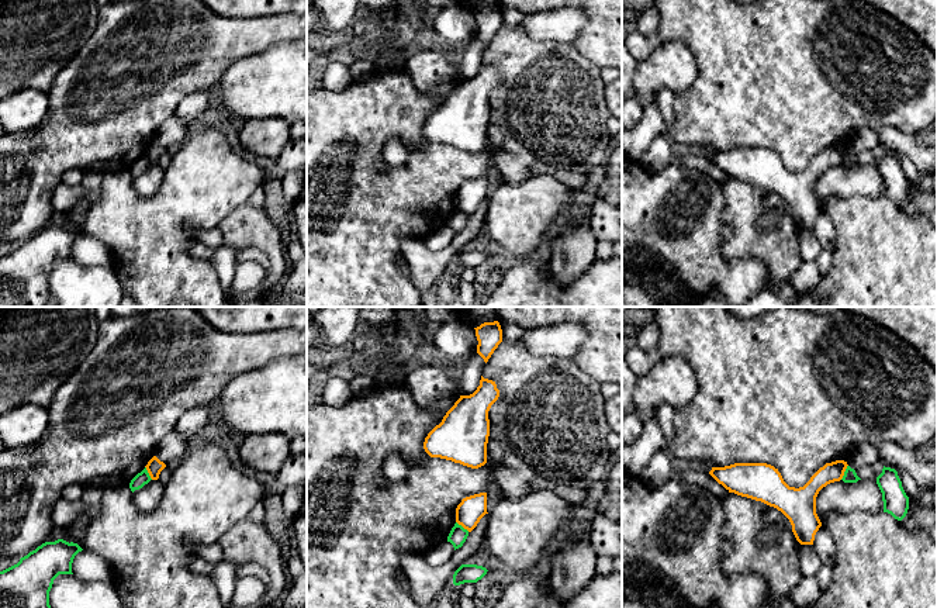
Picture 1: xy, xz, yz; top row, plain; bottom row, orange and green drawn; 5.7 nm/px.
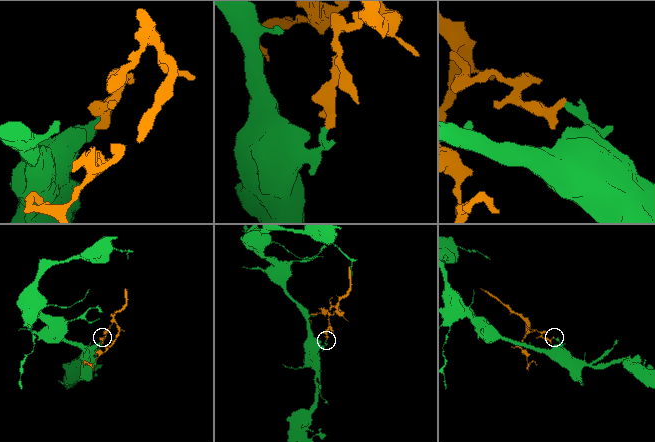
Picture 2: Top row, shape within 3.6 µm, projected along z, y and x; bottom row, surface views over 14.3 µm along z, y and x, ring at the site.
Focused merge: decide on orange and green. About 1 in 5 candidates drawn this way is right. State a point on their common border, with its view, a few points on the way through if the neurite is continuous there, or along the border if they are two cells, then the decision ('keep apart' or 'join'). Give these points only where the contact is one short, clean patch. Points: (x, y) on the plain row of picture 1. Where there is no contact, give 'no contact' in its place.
contact yz (844, 155); border yz (847, 149), (840, 163); keep apart

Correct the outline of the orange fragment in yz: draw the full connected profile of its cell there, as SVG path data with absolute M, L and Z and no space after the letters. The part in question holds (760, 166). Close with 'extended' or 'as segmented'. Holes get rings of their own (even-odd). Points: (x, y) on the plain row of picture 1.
M836 145L820 152L799 173L789 172L778 153L767 148L734 148L712 152L709 159L729 177L761 186L781 196L791 207L792 217L801 229L813 229L822 211L816 198L816 182L830 167L840 166L847 146Z; as segmented

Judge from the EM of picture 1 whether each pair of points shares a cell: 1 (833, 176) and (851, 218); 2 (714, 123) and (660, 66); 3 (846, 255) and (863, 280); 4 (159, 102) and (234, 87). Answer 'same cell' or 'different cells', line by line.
1: different cells
2: different cells
3: same cell
4: different cells

